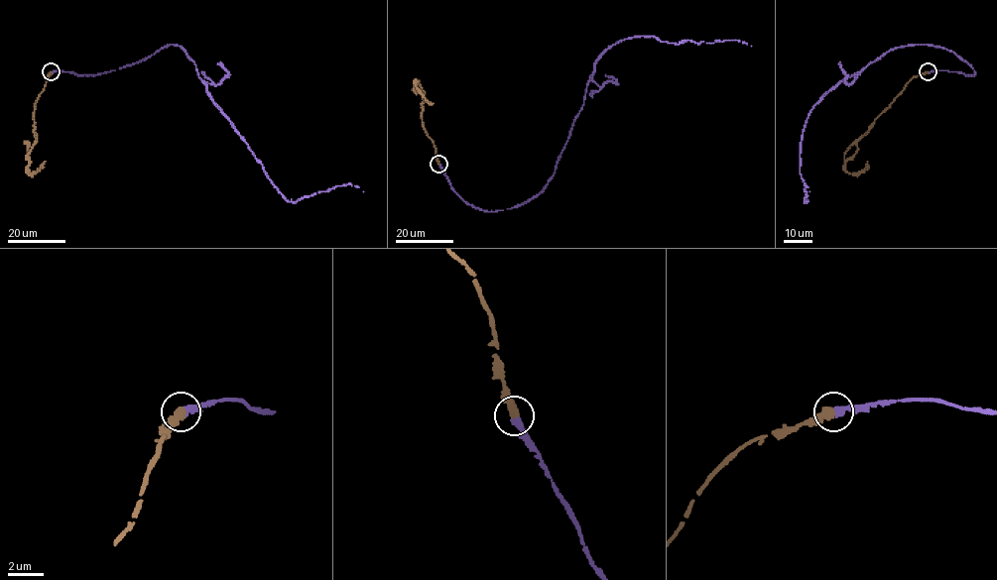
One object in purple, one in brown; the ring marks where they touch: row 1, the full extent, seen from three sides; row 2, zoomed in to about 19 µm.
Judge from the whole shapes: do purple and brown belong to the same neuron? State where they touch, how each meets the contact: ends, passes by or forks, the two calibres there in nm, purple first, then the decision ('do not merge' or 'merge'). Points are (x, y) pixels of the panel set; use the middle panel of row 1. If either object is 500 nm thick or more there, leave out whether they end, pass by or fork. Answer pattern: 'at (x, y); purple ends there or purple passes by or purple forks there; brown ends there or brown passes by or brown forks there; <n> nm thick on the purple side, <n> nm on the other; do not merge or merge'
at (438, 164); purple ends there; brown ends there; 400 nm thick on the purple side, 480 nm on the other; merge

